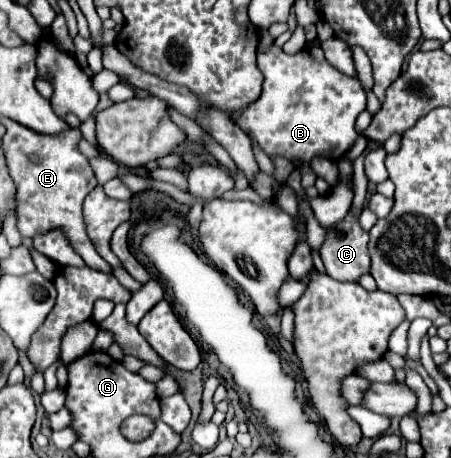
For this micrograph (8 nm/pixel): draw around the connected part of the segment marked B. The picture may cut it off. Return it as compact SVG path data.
M261 30L257 44L257 66L265 76L261 96L249 104L237 118L237 126L257 142L269 156L281 156L289 162L309 164L315 156L337 160L357 140L355 120L367 108L367 94L357 78L349 78L333 68L321 48L303 48L297 54L285 54Z

